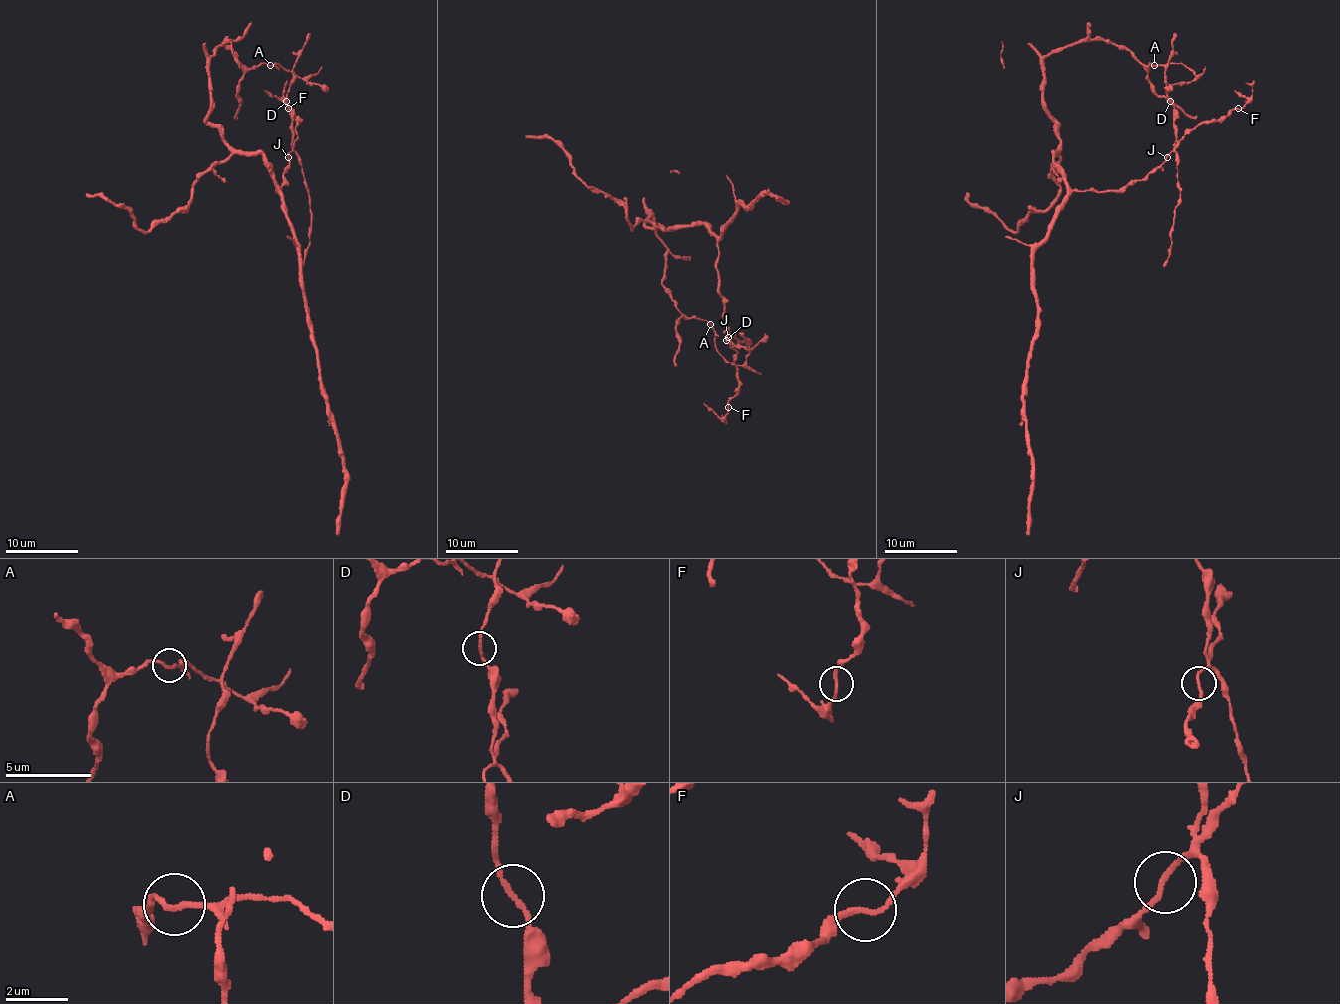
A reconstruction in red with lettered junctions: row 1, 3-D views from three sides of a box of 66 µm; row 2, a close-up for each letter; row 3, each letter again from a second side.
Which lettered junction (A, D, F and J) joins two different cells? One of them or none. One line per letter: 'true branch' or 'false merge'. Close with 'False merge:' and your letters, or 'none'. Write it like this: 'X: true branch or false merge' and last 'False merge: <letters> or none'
A: true branch
D: true branch
F: true branch
J: true branch
False merge: none

